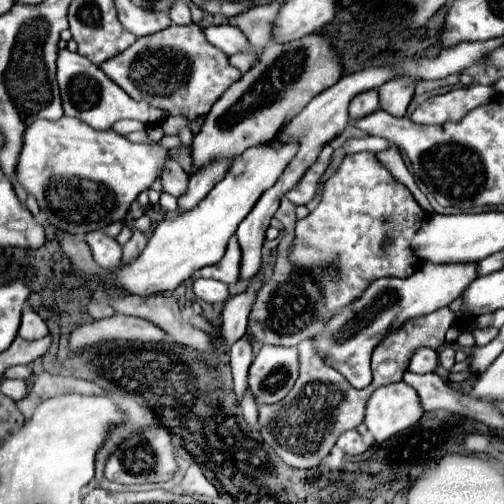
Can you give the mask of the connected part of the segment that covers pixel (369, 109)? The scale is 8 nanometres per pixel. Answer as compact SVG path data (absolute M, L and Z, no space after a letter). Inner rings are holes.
M376 90L362 92L350 102L350 120L360 120L376 110L378 110L378 92Z

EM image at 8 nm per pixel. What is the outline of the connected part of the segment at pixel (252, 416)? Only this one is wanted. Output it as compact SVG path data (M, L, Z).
M246 389L243 400L241 402L243 410L243 418L248 425L254 424L258 421L258 407L256 402L248 389Z

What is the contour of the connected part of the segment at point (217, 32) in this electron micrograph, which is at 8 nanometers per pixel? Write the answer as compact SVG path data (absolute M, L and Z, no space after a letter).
M214 24L214 26L208 26L204 28L204 34L206 34L206 40L220 48L224 54L232 56L236 52L246 52L248 50L248 40L246 36L232 24Z

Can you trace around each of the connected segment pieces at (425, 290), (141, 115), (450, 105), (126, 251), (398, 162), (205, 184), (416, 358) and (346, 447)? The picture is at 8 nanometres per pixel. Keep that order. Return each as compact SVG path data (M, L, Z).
M424 264L408 278L386 276L370 284L370 288L350 306L334 314L334 318L316 334L316 350L344 374L354 388L370 384L370 356L372 348L382 340L390 328L398 328L410 318L430 314L438 308L448 306L452 300L462 296L464 288L478 278L478 264Z
M68 48L58 52L58 84L62 94L62 106L66 116L74 116L90 124L94 130L110 130L114 122L132 118L142 124L160 124L168 118L168 112L160 108L152 108L150 104L132 100L118 84L114 84L98 66L90 64L90 60L82 58L78 52L70 52Z
M468 86L456 88L440 96L432 96L422 102L408 118L416 124L444 124L462 120L472 108L486 104L494 98L492 86Z
M132 230L132 232L134 232L134 236L130 238L130 242L122 246L122 264L130 264L144 250L144 246L148 242L148 236L144 232L140 232L140 230Z
M393 143L390 144L390 150L376 152L376 158L380 158L380 162L388 168L388 172L392 172L392 176L394 176L398 182L404 182L404 184L410 188L410 192L414 194L414 198L418 200L418 204L420 204L428 214L432 214L432 212L434 212L434 210L432 210L432 206L428 204L426 196L418 190L418 186L416 186L416 182L414 182L412 174L408 172L408 168L406 168L406 164L404 164L404 160L402 160L402 156L400 156L398 148L396 148Z
M214 160L214 164L192 174L188 182L188 190L184 192L184 196L178 198L178 212L196 208L196 204L200 204L204 196L208 196L214 184L218 184L224 178L224 174L228 172L228 166L230 166L230 160Z
M418 348L408 366L408 370L416 374L428 374L434 372L434 368L436 368L436 350L432 348Z
M348 430L338 438L336 444L340 450L344 450L346 454L362 454L366 450L366 444L362 442L362 436L356 430Z

